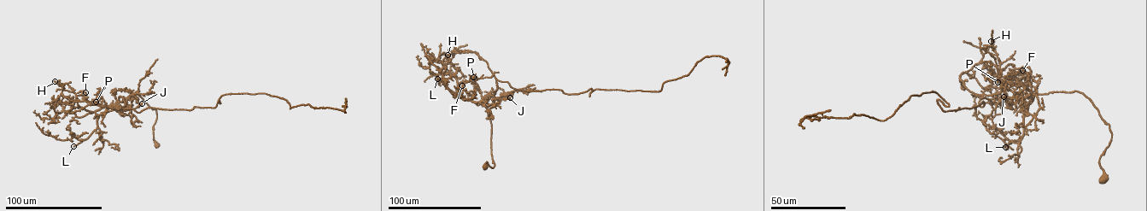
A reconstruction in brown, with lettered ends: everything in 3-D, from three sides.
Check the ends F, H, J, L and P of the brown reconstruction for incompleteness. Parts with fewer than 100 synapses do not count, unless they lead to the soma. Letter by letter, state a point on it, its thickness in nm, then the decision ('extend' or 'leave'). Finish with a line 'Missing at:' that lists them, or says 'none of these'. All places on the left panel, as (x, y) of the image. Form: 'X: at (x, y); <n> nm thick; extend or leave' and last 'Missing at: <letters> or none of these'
F: at (85, 92); 140 nm thick; leave
H: at (55, 81); 130 nm thick; leave
J: at (142, 103); 130 nm thick; leave
L: at (73, 146); 90 nm thick; leave
P: at (96, 102); 200 nm thick; leave
Missing at: none of these

